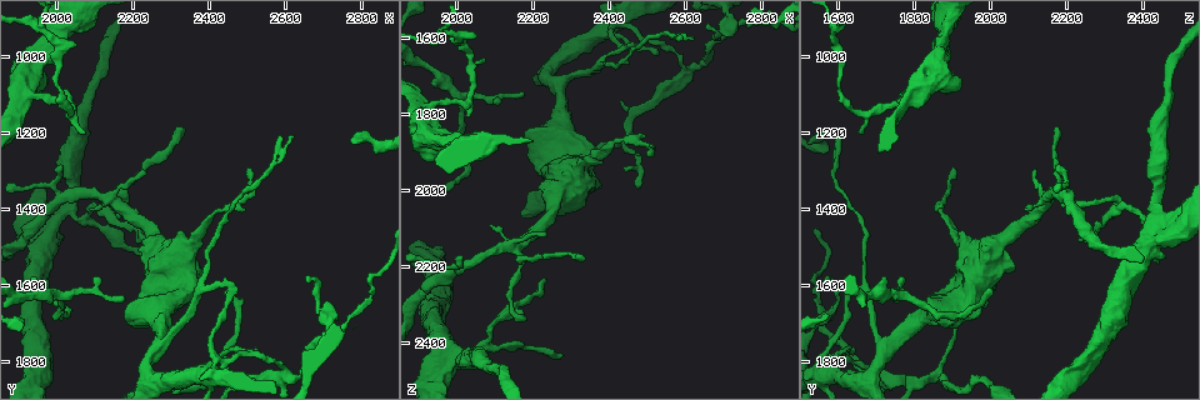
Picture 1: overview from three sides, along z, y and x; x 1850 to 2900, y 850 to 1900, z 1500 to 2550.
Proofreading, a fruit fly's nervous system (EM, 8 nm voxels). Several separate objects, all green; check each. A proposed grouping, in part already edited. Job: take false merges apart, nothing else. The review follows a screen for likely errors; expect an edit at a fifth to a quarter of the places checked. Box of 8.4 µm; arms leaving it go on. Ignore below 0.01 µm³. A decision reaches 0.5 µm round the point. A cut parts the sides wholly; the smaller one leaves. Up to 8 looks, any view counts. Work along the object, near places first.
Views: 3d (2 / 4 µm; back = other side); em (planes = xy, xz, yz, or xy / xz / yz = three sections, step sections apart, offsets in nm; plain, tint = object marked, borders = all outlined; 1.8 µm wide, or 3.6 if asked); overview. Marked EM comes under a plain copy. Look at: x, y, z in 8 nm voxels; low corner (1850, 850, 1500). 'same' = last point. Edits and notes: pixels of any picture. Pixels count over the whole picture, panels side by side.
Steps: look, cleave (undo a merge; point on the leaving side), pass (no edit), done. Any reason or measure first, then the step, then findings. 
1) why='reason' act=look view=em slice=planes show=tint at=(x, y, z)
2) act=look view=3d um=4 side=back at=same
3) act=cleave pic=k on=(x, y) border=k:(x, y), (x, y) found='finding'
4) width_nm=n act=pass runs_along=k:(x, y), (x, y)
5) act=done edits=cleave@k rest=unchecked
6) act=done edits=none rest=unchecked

why='three arms meet' act=look view=3d um=2 side=back at=(1975, 1445, 2435)

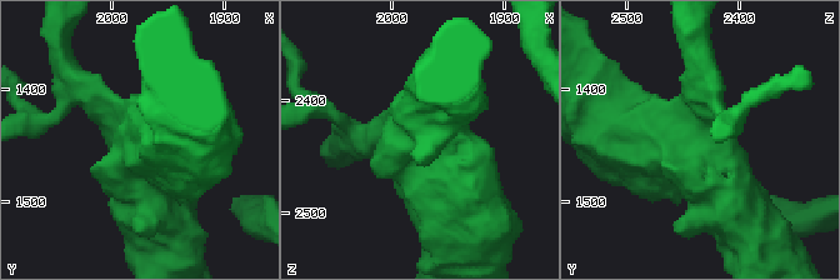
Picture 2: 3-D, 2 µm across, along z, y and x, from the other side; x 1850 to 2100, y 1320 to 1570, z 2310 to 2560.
arms=3 act=look view=em slice=planes show=tint at=(1980, 1454, 2440)

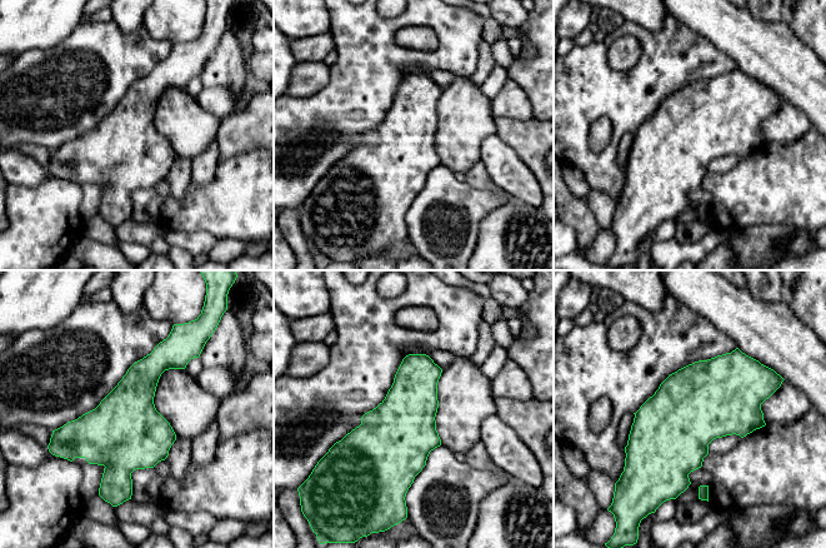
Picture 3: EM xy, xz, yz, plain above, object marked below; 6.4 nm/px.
act=pass found='one cell here'

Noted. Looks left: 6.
why='thick turns thin' act=look view=3d um=4 at=(2590, 1830, 1700)

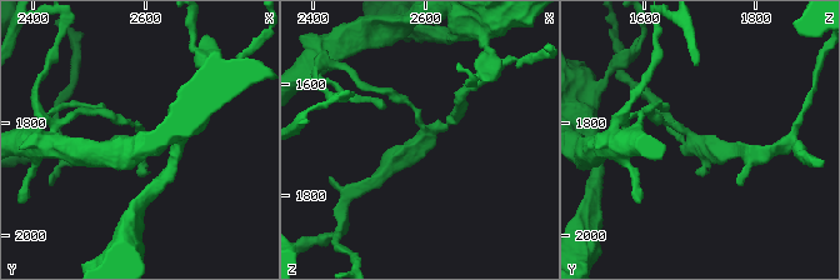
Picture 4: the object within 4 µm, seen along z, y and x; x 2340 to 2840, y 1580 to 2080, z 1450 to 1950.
arms=3 act=look view=em um=3.6 slice=planes show=tint at=(2600, 1830, 1695)

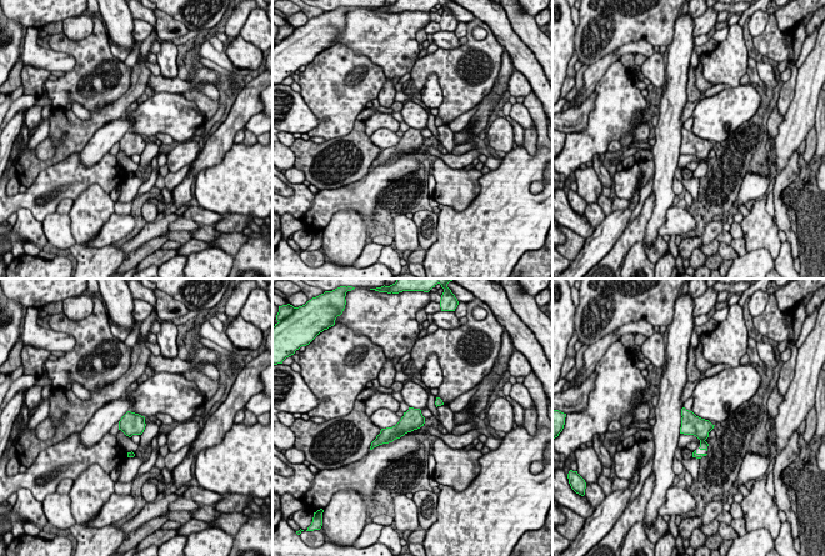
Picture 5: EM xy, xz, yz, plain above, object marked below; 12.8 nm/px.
act=pass found='one cell here'

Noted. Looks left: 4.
why='narrows sharply' act=look view=3d um=4 at=(2000, 1090, 1600)

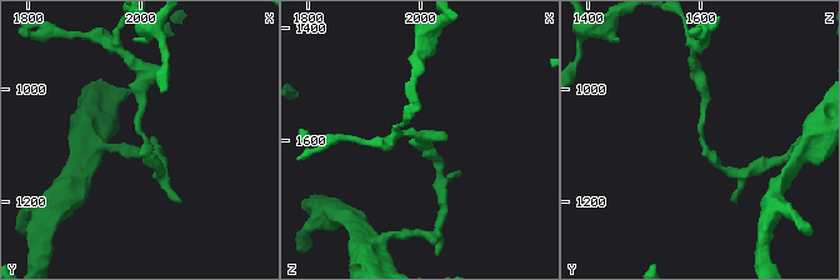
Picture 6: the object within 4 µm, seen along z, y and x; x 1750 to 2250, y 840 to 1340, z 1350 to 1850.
arm_widths_nm=160,180 act=look view=em slice=planes show=tint at=(2005, 1085, 1605)

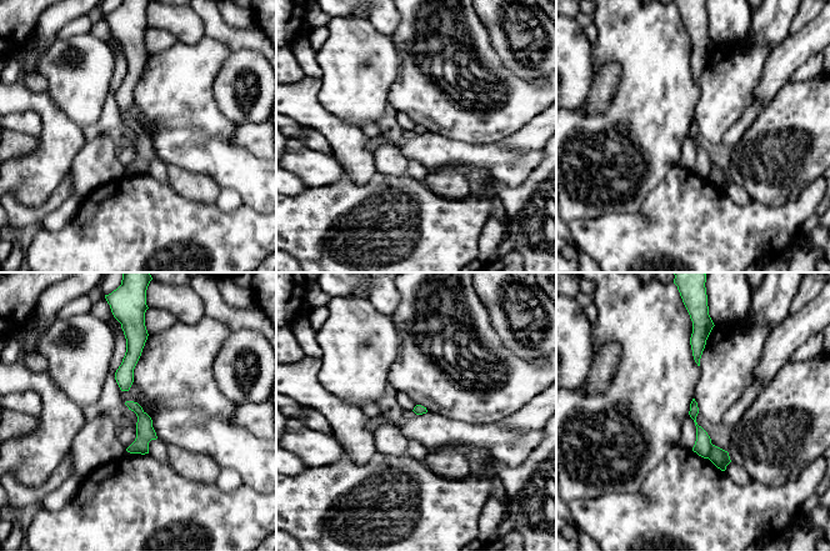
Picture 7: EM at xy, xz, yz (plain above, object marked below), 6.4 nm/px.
width_nm=60 act=cleave pic=7 on=(703, 445) border=7:(711, 444), (706, 457) found='a second cell is stuck on'

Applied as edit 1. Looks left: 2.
act=done edits=cleave@7 rest=unchecked

